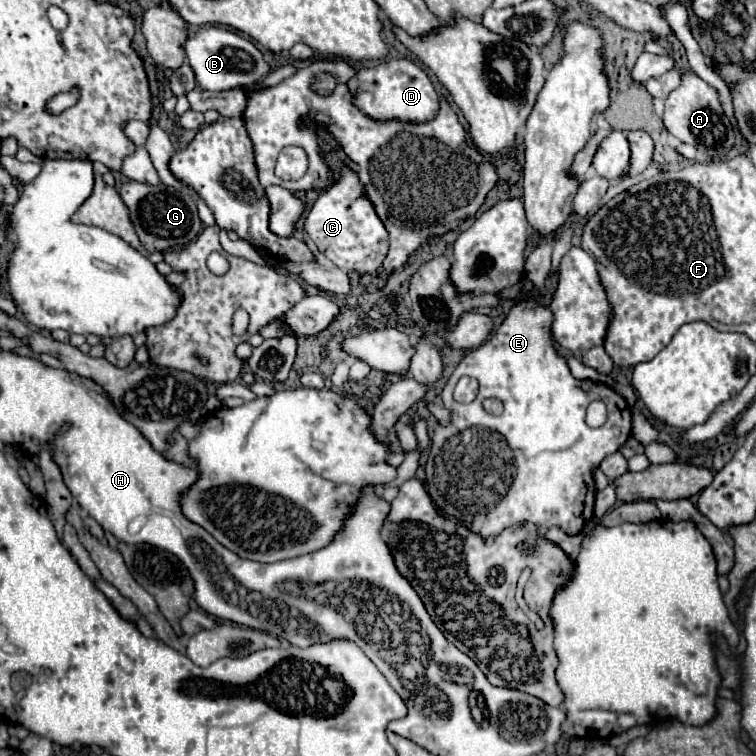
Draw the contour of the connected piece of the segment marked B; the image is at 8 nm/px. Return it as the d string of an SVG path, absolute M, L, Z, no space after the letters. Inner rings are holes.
M220 25L200 27L192 35L188 35L188 39L182 43L182 49L194 71L198 87L206 91L226 91L226 89L248 91L246 85L258 83L270 73L268 63L264 61L262 53L256 49L252 41Z

